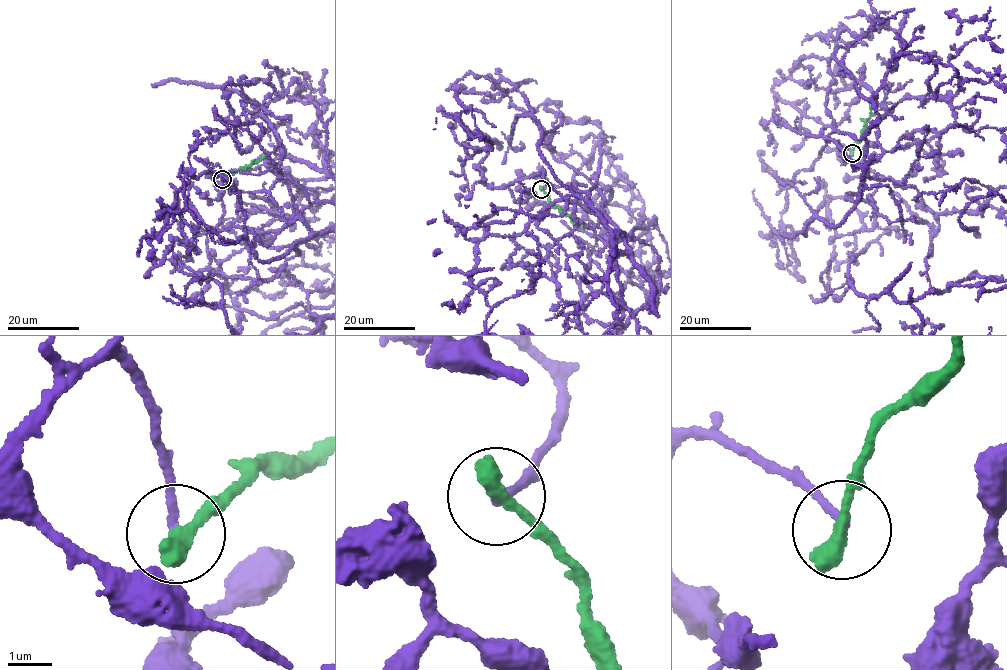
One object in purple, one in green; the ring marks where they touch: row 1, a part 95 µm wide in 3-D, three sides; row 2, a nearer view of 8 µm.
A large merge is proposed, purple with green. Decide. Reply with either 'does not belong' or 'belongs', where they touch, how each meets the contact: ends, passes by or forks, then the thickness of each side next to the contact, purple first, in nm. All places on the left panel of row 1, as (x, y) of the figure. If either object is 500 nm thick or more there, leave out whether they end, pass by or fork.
does not belong; place (222, 179); purple ends; green ends; calibres 190 and 480 nm

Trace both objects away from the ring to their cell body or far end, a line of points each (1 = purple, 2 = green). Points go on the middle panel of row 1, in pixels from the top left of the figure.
1: (541, 190), (546, 180), (537, 174), (586, 192), (646, 330)
2: (541, 190), (549, 202), (585, 229)

